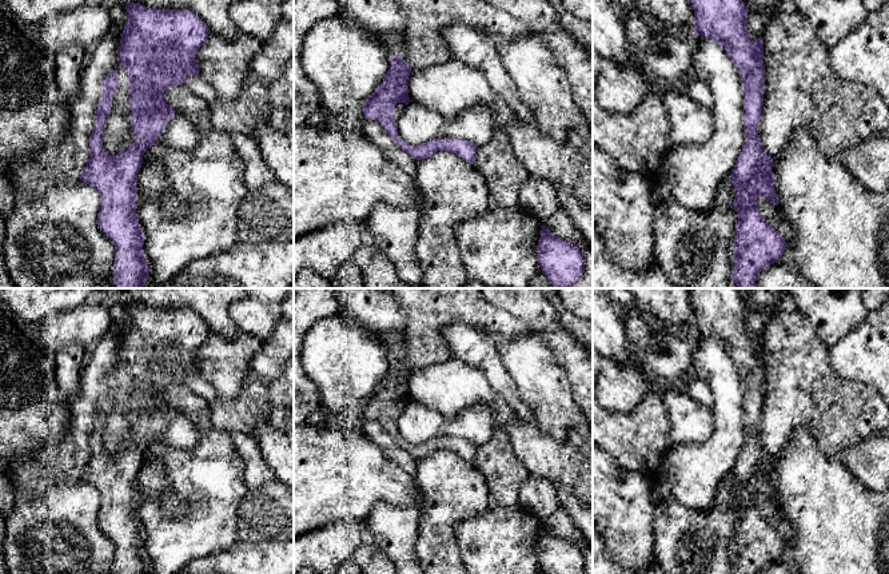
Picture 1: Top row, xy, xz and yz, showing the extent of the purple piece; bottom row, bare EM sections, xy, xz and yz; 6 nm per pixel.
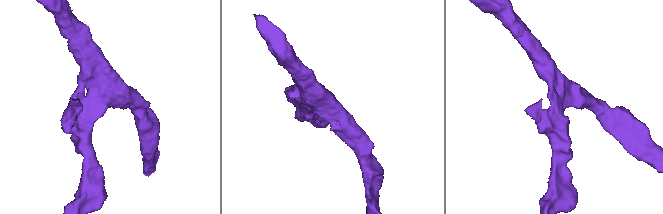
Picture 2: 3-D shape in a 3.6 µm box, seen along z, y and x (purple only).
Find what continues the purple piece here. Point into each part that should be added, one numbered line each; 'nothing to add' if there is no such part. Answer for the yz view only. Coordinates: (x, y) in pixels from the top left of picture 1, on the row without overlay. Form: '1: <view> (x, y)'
nothing to add

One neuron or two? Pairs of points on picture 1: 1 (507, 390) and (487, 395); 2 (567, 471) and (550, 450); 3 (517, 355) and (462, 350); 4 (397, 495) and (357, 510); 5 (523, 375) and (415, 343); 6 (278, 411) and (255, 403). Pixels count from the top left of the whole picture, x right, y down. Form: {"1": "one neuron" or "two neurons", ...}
{"1": "two neurons", "2": "one neuron", "3": "two neurons", "4": "one neuron", "5": "two neurons", "6": "two neurons"}

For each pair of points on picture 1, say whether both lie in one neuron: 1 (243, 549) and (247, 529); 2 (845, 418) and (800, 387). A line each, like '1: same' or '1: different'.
1: different
2: same

